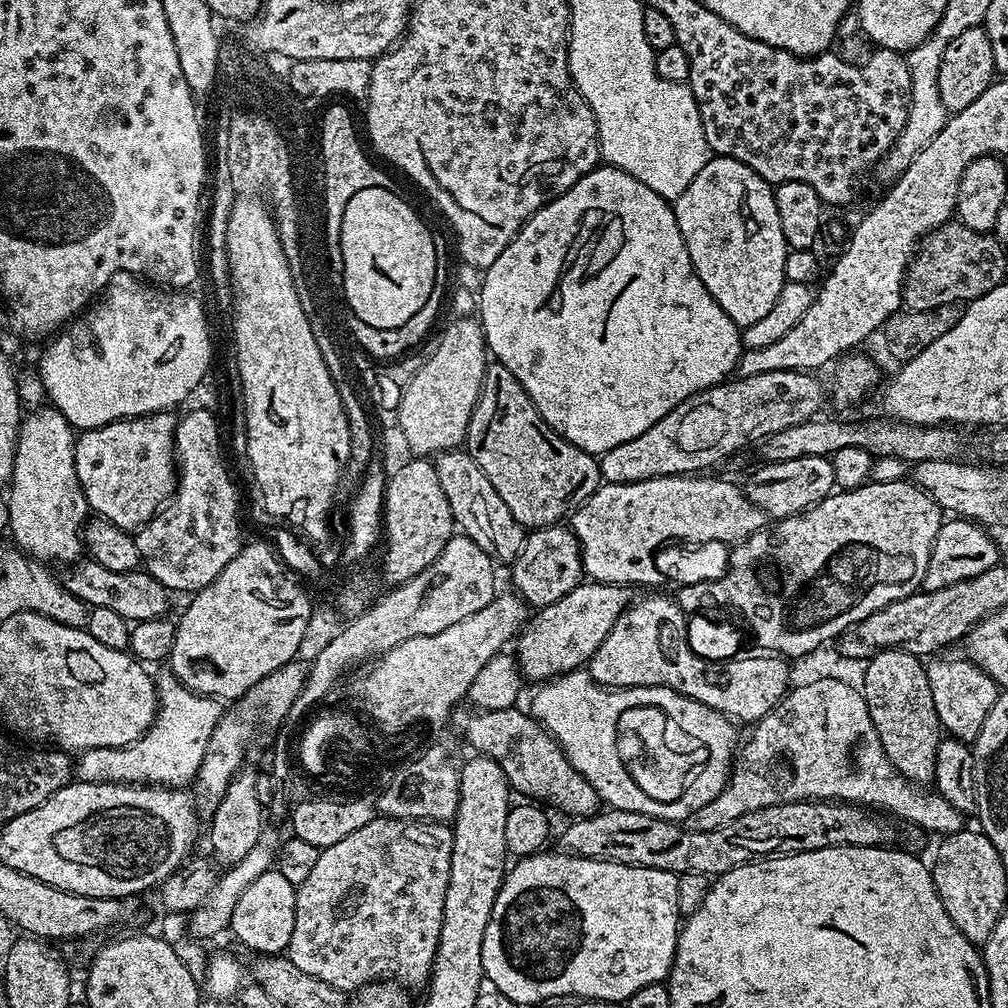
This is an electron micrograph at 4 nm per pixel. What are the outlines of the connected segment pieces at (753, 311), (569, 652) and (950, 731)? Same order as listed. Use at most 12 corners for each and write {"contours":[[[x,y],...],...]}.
{"contours":[[[713,155],[674,202],[702,286],[746,329],[784,285],[773,185]],[[582,582],[533,611],[515,637],[520,671],[547,682],[587,665],[633,603]],[[972,660],[927,661],[941,729],[975,742],[1002,691]]]}

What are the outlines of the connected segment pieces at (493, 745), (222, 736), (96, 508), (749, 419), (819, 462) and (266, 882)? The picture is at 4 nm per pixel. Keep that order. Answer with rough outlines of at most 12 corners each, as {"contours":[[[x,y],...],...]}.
{"contours":[[[519,707],[453,709],[450,724],[509,787],[572,818],[600,799]],[[295,659],[221,715],[192,786],[210,816],[259,724],[285,720],[307,676]],[[171,411],[81,431],[89,509],[125,530],[176,490]],[[808,372],[737,375],[599,457],[601,481],[700,474],[817,415]],[[827,456],[761,463],[743,490],[773,521],[831,496]],[[254,878],[230,925],[253,953],[283,953],[297,885]]]}

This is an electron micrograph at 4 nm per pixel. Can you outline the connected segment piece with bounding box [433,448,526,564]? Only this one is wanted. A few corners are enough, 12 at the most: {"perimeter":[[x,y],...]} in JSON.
{"perimeter":[[440,452],[433,468],[453,523],[499,563],[526,530],[473,456]]}

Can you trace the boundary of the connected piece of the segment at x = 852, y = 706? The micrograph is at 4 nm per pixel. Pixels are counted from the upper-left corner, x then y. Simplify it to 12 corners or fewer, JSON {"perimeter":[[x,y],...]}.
{"perimeter":[[824,676],[755,721],[718,830],[796,800],[893,812],[941,837],[965,813],[886,758],[863,691]]}

